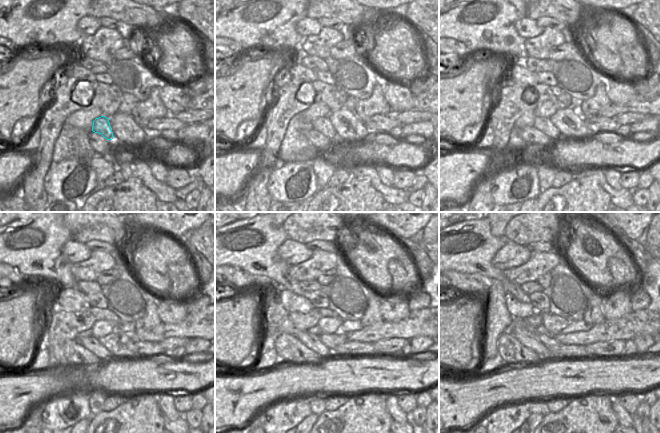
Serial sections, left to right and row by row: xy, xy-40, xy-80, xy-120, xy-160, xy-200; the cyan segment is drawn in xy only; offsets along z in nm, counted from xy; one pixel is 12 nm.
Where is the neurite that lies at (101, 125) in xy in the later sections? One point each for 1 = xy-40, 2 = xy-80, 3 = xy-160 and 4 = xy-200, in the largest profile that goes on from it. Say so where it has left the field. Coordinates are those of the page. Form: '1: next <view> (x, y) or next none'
1: next xy-40 (322, 124)
2: next xy-80 (544, 125)
3: next xy-160 (311, 340)
4: next xy-200 (528, 338)

